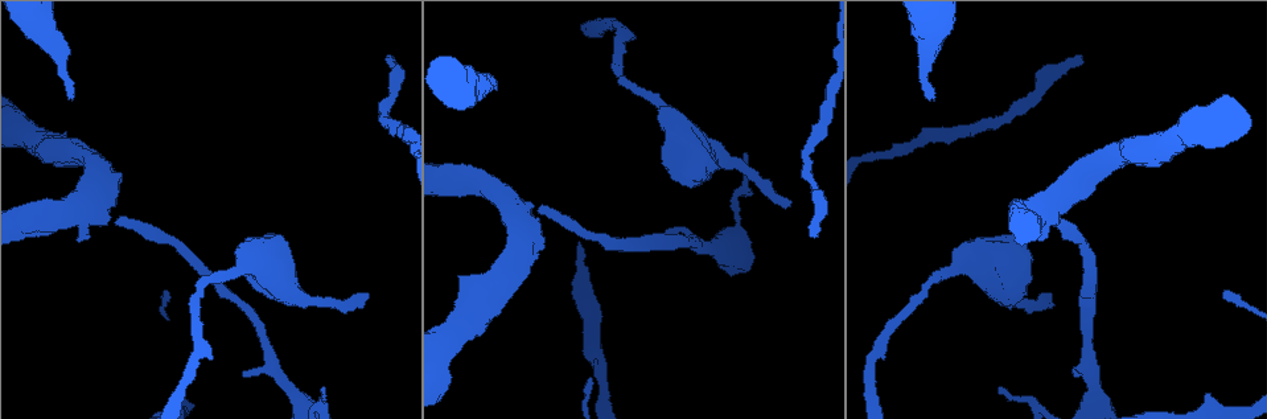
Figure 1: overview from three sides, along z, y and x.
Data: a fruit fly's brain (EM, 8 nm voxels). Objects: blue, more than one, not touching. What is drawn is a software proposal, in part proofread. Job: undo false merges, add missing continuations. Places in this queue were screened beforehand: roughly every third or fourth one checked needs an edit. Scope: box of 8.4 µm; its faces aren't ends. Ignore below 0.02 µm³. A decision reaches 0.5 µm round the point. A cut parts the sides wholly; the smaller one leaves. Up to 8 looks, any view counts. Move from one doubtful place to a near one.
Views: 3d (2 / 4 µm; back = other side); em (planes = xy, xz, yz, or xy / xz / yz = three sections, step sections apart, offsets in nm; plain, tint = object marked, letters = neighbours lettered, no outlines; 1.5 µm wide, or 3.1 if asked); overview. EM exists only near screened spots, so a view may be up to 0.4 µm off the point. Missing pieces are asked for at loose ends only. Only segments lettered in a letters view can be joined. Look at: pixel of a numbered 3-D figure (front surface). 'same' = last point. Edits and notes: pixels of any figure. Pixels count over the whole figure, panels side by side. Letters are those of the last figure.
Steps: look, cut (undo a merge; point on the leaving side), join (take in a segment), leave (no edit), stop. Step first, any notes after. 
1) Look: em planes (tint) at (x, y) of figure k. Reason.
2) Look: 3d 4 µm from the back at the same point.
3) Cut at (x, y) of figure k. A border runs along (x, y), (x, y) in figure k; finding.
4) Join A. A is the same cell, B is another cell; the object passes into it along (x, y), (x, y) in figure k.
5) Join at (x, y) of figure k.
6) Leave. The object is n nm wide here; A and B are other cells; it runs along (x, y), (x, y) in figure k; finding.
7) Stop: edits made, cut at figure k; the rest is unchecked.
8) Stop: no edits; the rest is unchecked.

Look: em planes (plain) at (495, 90) of figure 1. Branch stops here.

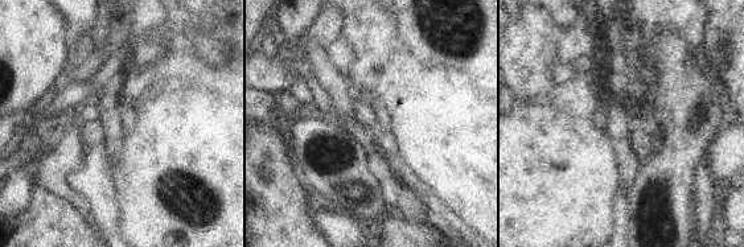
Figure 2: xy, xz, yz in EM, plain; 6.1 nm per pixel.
Look: em planes (tint) at the same point. Where the object lies.

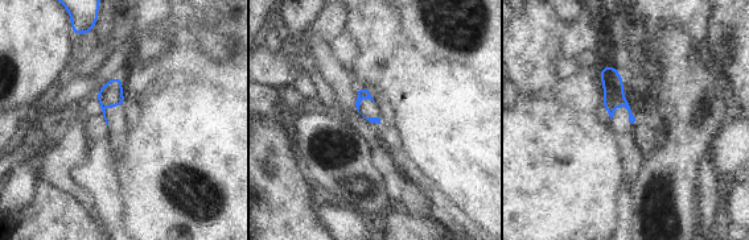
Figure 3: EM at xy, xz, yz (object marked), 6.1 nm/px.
Look: em planes (letters) at the same point. See the neighbours.

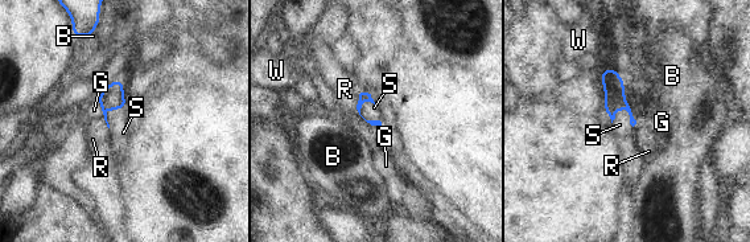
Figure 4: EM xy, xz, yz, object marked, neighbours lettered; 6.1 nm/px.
Join S. S is the same cell, B, G, R and W are other cells; the object passes into it along (363, 97), (362, 117), (369, 111) in figure 4; it goes on there.

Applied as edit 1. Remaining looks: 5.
Look: overview. See it whole again.

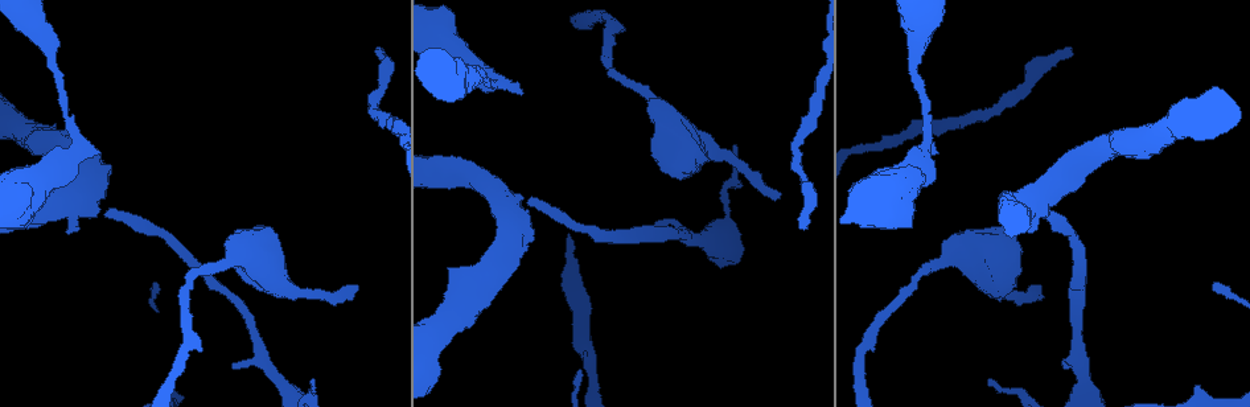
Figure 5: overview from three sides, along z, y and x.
Look: 3d 4 µm at (735, 148) of figure 5. Free end.

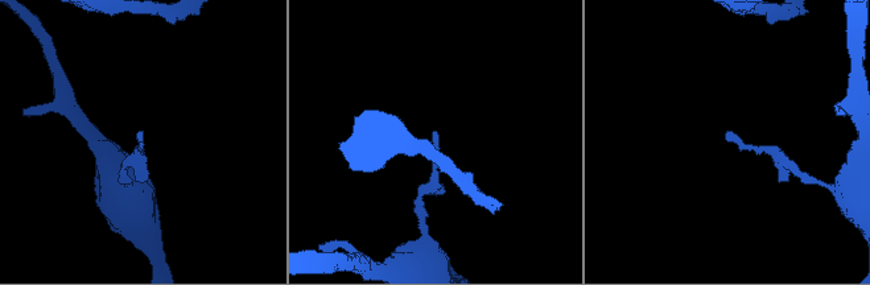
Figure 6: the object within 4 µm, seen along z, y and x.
Look: em planes (letters) at (143, 132) of figure 6. Shape alone is not enough.

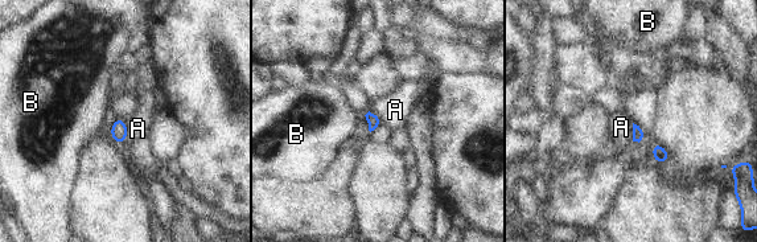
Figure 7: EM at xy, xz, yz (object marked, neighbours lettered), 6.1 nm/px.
Leave. A and B are other cells; a border runs along (126, 123), (127, 140) in figure 7; none of them fits.

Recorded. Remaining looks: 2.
Look: em xy step 8 (letters) at (378, 47) of figure 5. Branch stops here.

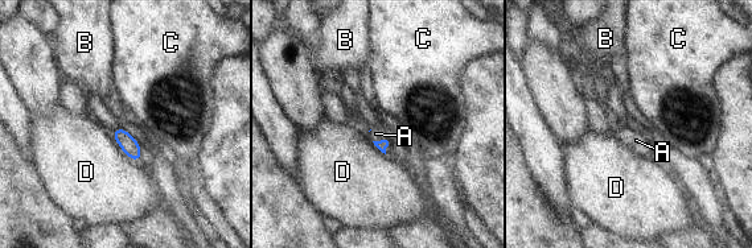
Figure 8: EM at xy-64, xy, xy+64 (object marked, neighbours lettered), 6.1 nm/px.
Join A. A is the same cell, B, C and D are other cells; the object passes into it along (385, 143), (381, 139), (376, 133) in figure 8; it goes on there.

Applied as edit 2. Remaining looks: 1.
Stop: edits made, join at figure 4, join at figure 8; the rest is unchecked.

